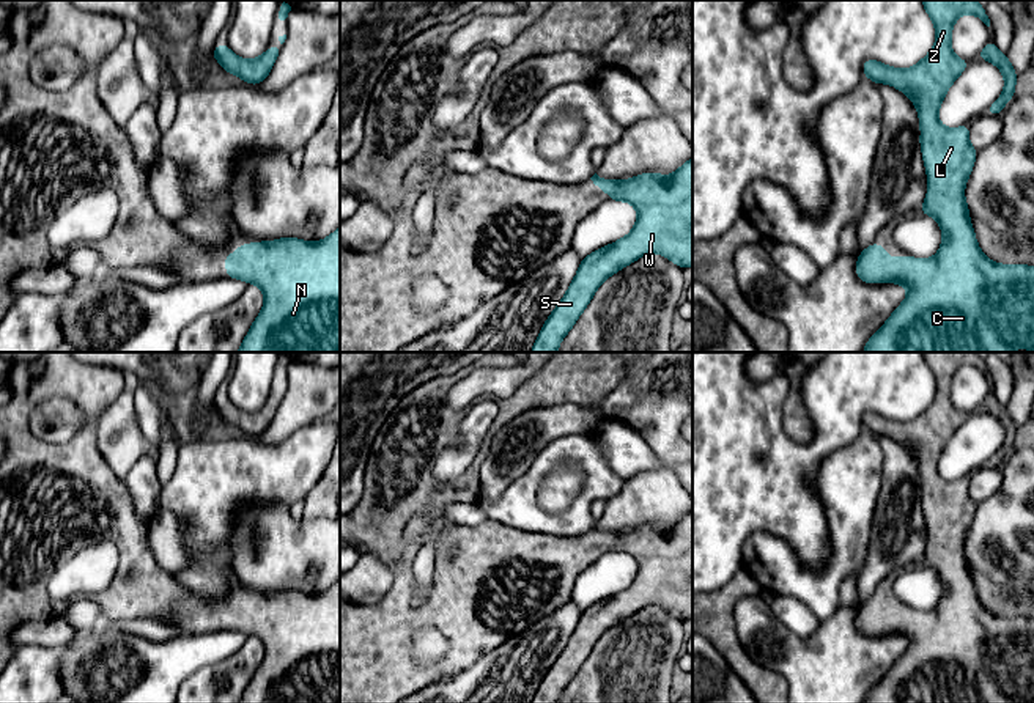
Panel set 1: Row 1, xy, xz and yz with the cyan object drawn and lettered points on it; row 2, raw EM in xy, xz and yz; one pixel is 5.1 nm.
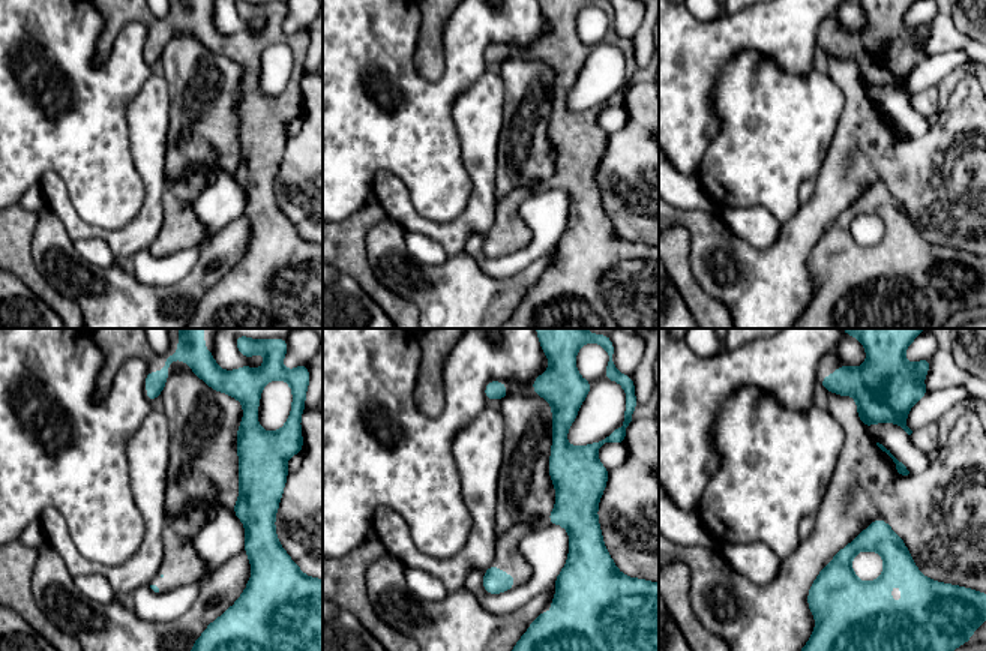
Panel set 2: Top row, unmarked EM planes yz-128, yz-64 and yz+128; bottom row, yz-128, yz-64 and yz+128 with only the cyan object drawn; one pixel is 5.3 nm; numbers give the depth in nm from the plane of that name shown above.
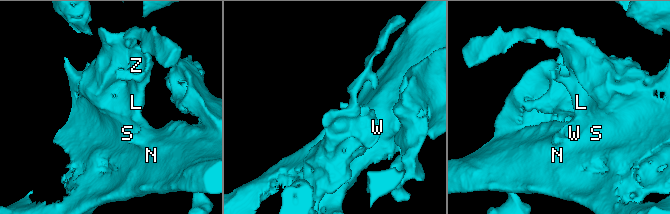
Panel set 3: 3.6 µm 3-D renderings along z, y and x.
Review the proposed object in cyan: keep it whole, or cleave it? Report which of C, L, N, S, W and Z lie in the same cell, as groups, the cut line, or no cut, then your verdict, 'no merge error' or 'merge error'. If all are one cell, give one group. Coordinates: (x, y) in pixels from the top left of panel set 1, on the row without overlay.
C L N S W Z; no cut; no merge error

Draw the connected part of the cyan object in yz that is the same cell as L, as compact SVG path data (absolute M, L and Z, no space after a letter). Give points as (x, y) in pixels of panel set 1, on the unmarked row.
M921 352L936 382L933 401L913 420L897 421L867 410L862 415L862 426L877 437L889 436L905 445L918 461L921 477L921 503L927 524L929 544L918 565L932 568L943 583L943 594L933 610L921 612L913 609L889 610L881 596L870 596L856 613L856 628L864 635L892 634L908 640L908 650L892 664L888 673L875 684L862 703L1014 703L1025 698L1034 703L1034 618L999 617L990 613L976 594L974 580L969 574L963 541L971 527L979 502L973 500L968 488L969 477L947 481L938 472L940 458L958 428L968 420L969 414L954 407L951 385L955 373L962 366L977 368L987 379L990 371L985 359L976 352Z

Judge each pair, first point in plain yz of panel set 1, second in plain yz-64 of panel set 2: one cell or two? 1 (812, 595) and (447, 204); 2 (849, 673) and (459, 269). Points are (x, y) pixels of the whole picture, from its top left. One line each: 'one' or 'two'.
1: two
2: one

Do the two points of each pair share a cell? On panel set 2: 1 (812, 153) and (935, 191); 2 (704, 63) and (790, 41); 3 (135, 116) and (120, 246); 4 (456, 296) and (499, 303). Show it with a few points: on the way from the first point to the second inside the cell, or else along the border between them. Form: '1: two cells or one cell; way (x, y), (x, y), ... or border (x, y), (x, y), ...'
1: two cells; border (838, 123), (836, 134), (814, 180)
2: one cell; way (725, 42), (728, 39), (769, 39)
3: one cell; way (149, 149), (152, 213)
4: one cell; way (467, 303), (488, 303)

